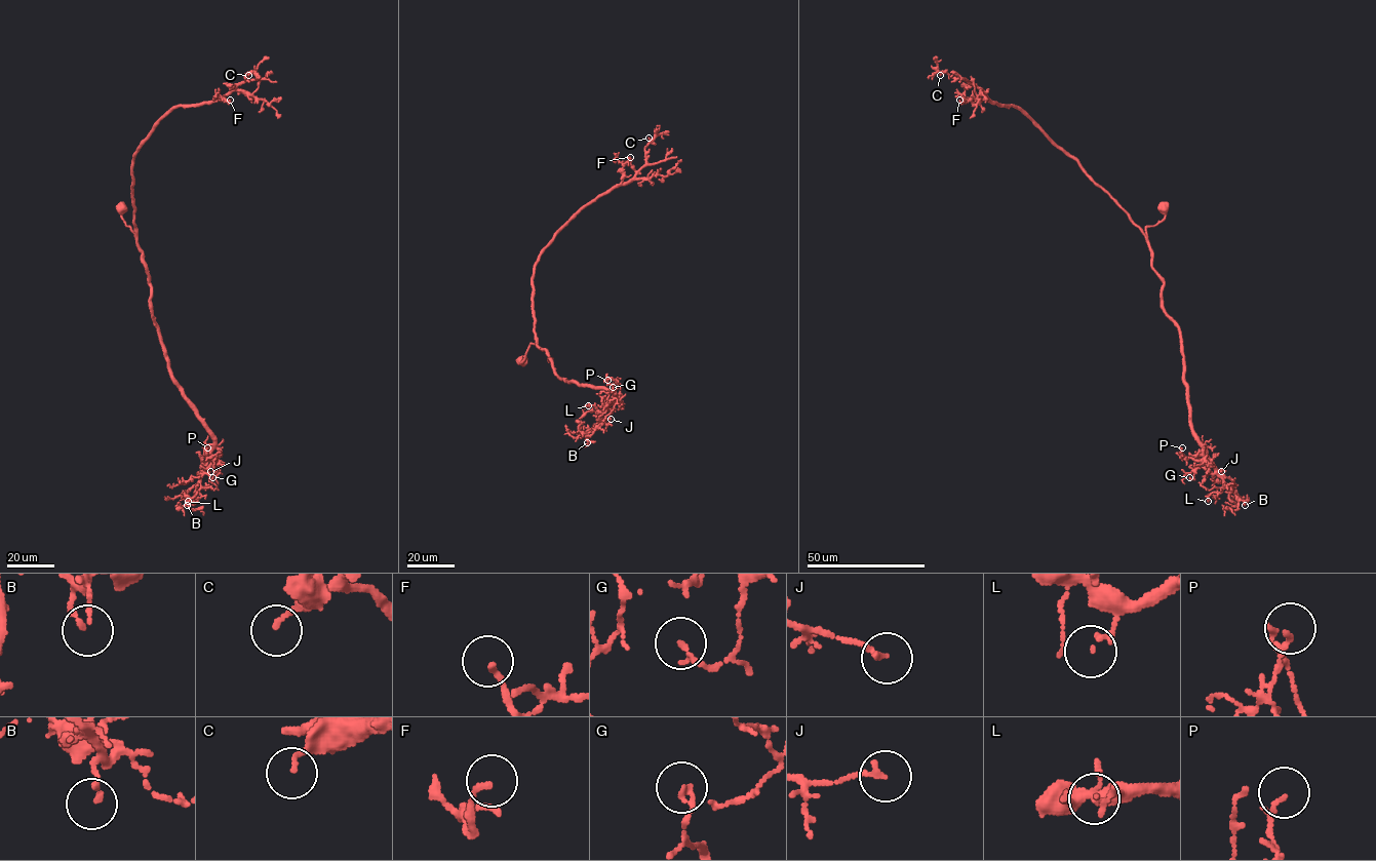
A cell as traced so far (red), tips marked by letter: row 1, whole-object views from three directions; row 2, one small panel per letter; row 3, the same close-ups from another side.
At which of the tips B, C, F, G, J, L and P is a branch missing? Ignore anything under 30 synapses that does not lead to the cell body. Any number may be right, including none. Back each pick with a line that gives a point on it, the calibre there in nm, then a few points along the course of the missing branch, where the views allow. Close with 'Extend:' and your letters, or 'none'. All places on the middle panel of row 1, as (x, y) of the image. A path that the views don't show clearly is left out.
Extend: none

